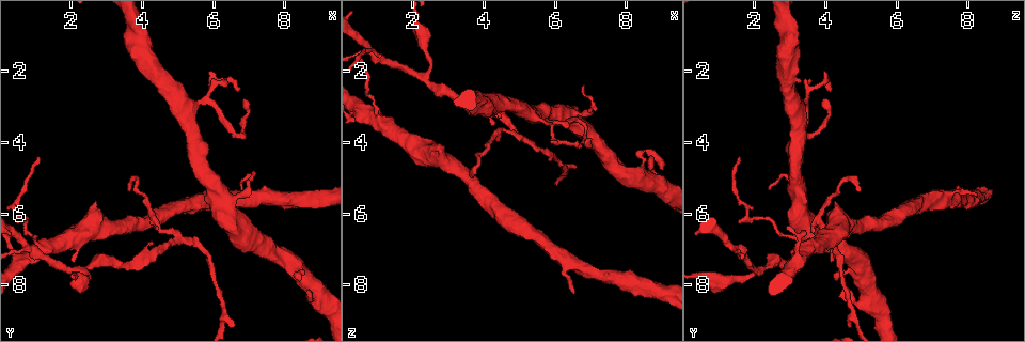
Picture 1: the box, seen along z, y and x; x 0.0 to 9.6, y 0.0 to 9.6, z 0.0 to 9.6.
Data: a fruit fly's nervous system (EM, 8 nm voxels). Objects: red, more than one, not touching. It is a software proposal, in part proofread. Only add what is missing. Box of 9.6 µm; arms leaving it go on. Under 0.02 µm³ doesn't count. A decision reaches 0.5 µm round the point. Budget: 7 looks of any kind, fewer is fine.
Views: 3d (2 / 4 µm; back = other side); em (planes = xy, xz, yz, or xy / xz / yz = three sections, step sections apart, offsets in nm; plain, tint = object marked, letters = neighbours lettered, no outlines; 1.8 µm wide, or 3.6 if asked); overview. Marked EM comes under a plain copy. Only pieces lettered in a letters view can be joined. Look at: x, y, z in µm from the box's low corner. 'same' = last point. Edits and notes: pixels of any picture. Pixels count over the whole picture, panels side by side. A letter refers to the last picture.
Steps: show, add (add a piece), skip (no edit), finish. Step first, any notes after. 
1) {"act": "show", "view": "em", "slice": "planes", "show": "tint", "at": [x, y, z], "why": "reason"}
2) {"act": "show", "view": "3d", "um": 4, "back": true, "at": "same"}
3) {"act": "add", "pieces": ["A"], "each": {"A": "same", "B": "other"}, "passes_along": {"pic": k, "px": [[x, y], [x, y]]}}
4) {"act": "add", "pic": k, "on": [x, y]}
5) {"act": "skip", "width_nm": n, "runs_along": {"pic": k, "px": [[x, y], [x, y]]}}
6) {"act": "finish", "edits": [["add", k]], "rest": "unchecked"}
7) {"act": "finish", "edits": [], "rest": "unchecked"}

{"act": "show", "view": "3d", "um": 4, "at": [2.30, 7.60, 2.10], "why": "thin neck"}

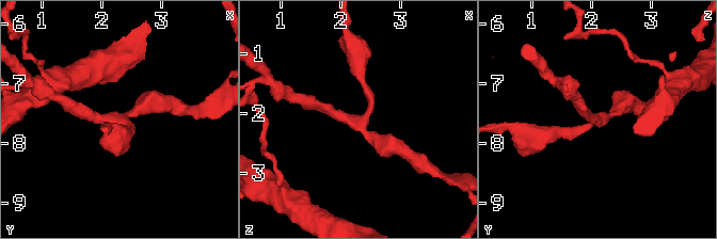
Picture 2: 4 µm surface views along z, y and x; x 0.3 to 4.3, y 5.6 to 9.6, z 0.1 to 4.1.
{"act": "show", "view": "em", "slice": "xz", "step": 4, "show": "letters", "at": [2.35, 7.60, 2.15], "arms": 3}

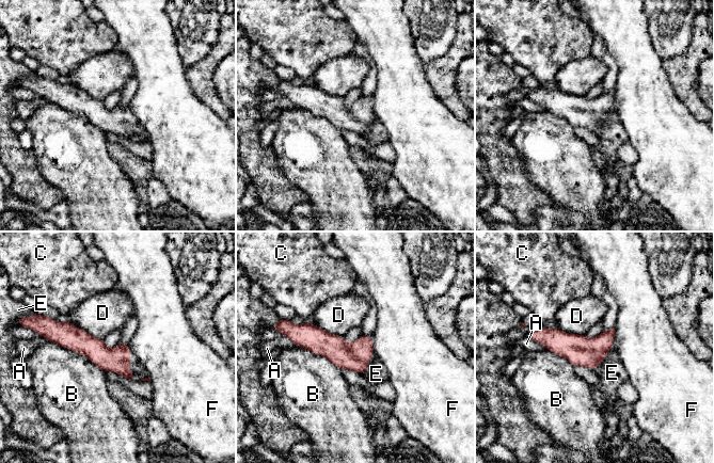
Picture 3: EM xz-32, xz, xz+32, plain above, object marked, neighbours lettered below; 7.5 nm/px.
{"act": "show", "view": "em", "slice": "planes", "show": "letters", "at": "same"}

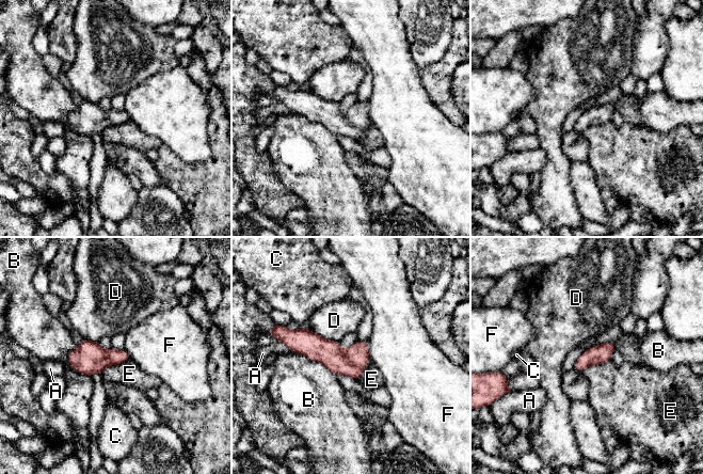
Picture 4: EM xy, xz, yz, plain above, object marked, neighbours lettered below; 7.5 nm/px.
{"act": "skip", "width_nm": 140, "each": {"A": "other", "B": "other", "C": "other", "D": "other", "E": "other", "F": "other"}, "border": {"pic": 4, "px": [[130, 359], [109, 365], [101, 374]]}, "found": "no lettered piece goes on from it"}

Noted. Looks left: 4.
{"act": "show", "view": "3d", "um": 4, "at": [4.85, 6.75, 3.65], "why": "a fork"}

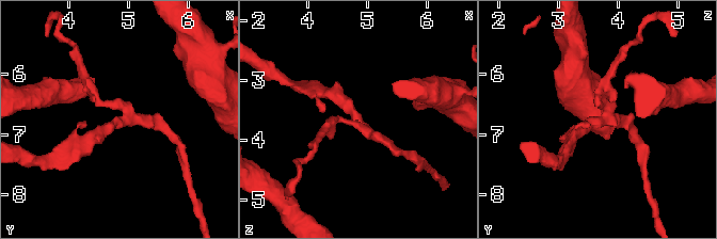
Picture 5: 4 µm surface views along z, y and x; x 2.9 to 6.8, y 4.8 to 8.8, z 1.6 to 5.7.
{"act": "show", "view": "em", "slice": "xz", "step": 4, "show": "tint", "at": [4.85, 6.80, 3.70], "why": "shape alone is not enough"}

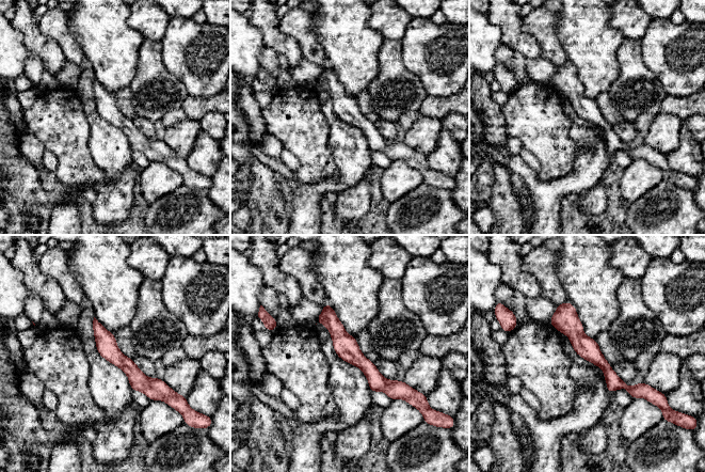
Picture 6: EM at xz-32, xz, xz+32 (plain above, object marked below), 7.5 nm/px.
{"act": "show", "view": "em", "slice": "planes", "show": "letters", "at": "same"}

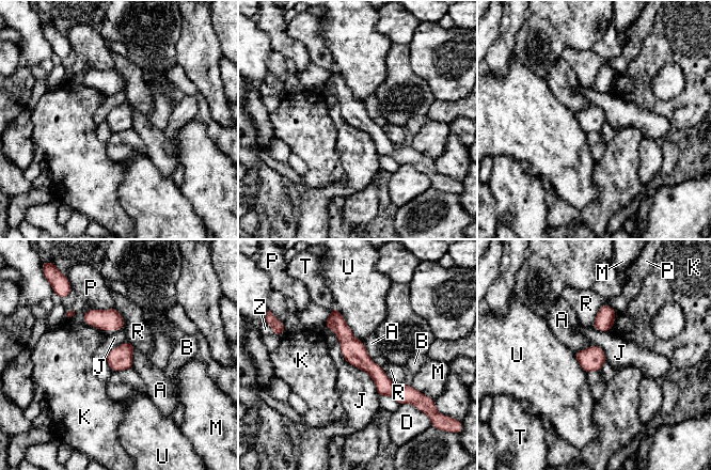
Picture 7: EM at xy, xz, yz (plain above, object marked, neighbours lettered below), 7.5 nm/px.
{"act": "skip", "each": {"A": "other", "B": "other", "D": "other", "J": "other", "K": "other", "M": "other", "P": "other", "R": "other", "T": "other", "U": "other", "Z": "other"}, "runs_along": {"pic": 7, "px": [[334, 311], [350, 347], [392, 389], [412, 392]]}, "found": "no lettered piece goes on from it"}

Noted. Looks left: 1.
{"act": "show", "view": "em", "slice": "planes", "show": "letters", "at": [3.65, 5.30, 4.95], "why": "end of a long branch"}

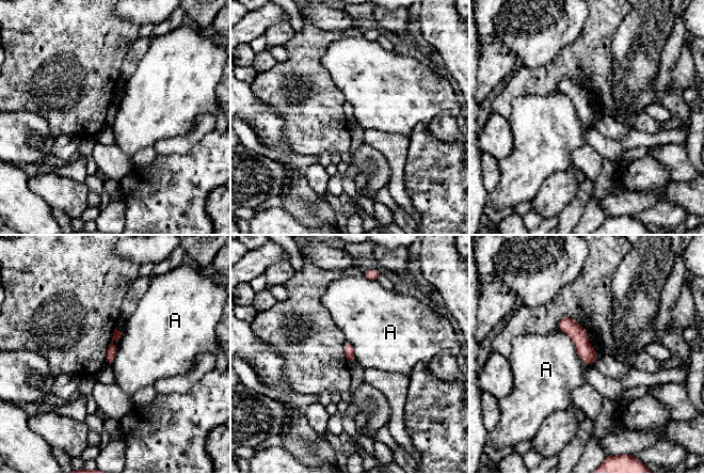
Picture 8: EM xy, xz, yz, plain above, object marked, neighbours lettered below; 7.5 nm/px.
{"act": "skip", "longest_contact_nm": ["A", 340], "each": {"A": "other"}, "runs_along": {"pic": 8, "px": [[563, 320], [578, 335], [590, 361]]}, "found": "no lettered piece goes on from it"}

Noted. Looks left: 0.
{"act": "finish", "edits": [], "rest": "unchecked"}

